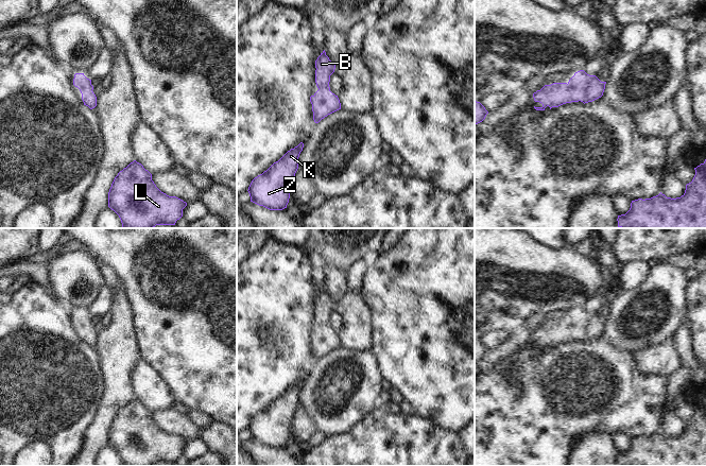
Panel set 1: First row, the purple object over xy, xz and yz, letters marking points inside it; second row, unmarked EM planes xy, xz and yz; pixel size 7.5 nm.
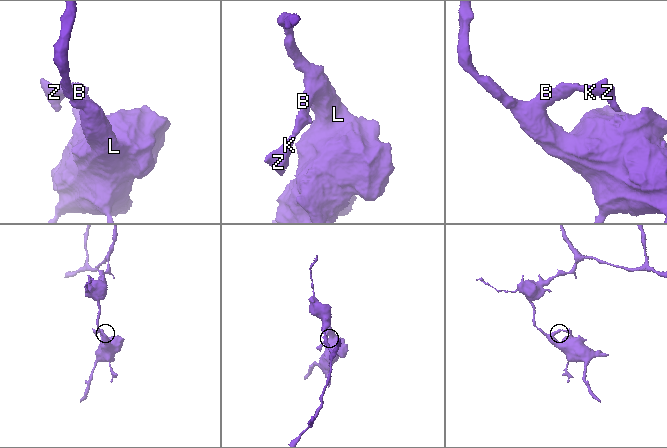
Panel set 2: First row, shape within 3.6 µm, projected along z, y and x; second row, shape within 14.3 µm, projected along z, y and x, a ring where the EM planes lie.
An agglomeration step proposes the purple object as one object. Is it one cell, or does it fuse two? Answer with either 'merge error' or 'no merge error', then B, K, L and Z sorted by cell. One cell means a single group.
no merge error; B K L Z

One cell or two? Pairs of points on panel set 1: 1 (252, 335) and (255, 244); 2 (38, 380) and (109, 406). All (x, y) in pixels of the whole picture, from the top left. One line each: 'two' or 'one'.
1: two
2: two

